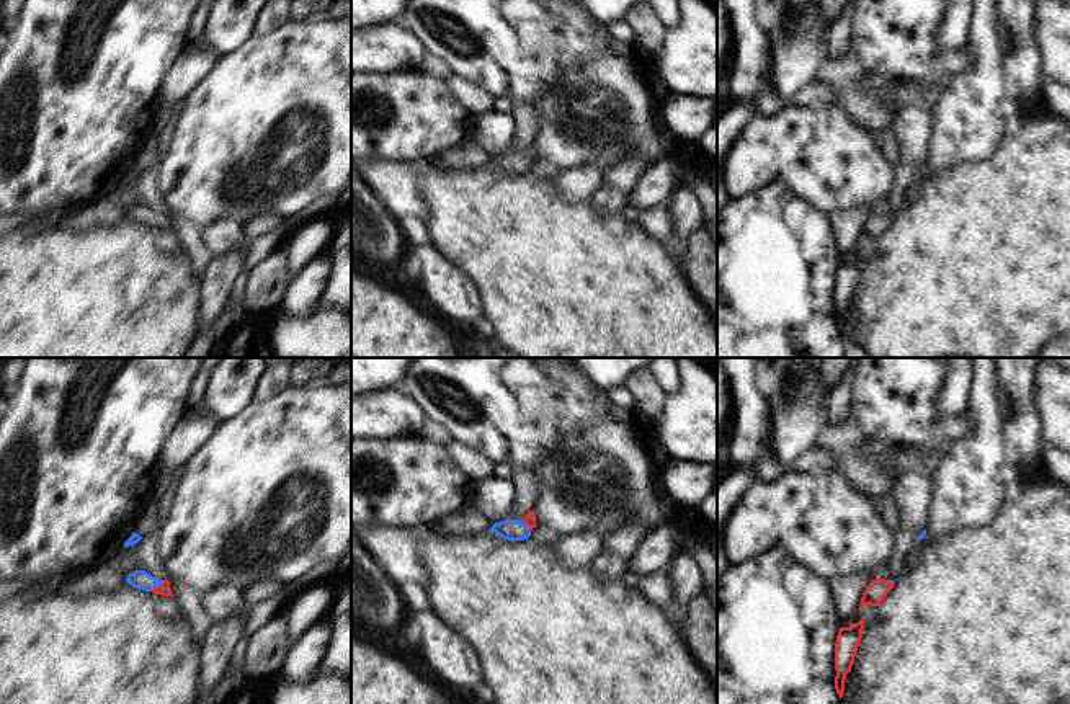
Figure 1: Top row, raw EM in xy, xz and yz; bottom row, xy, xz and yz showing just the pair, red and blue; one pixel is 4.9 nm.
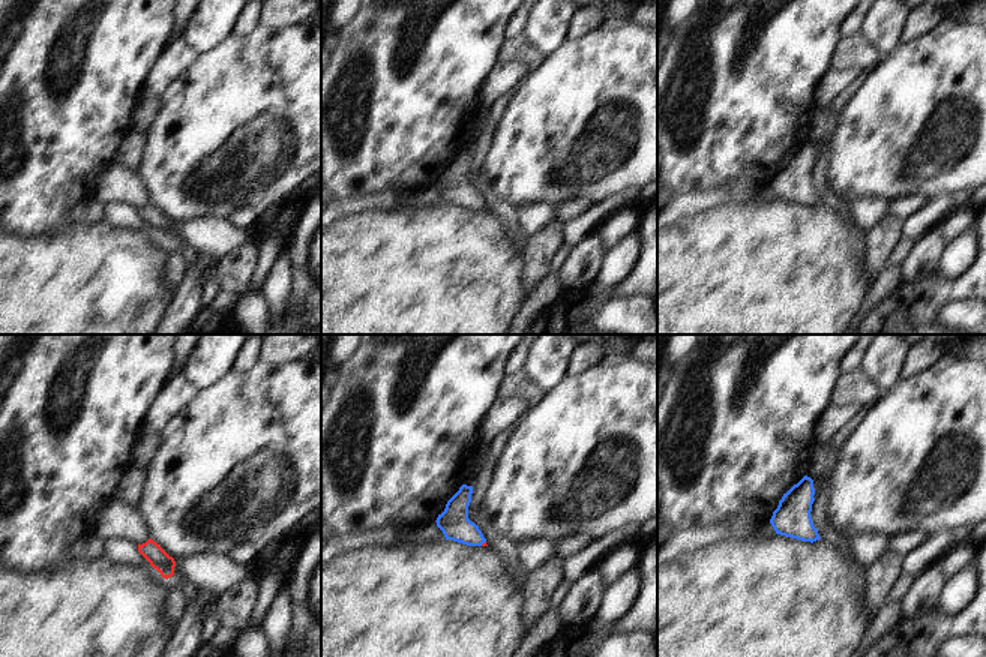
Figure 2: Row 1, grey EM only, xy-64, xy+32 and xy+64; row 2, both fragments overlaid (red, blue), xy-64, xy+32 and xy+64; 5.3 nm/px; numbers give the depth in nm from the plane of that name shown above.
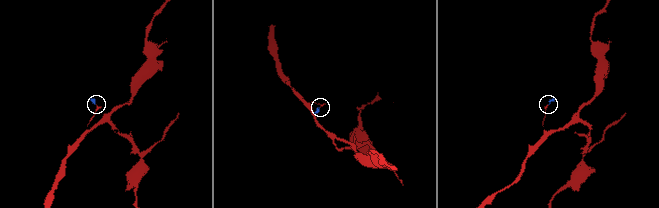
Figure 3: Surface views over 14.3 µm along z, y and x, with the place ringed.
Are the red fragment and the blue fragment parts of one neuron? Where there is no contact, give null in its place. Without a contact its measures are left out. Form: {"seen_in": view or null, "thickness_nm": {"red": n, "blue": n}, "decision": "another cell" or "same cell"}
{"seen_in": "xy", "thickness_nm": {"red": 60, "blue": 90}, "decision": "same cell"}

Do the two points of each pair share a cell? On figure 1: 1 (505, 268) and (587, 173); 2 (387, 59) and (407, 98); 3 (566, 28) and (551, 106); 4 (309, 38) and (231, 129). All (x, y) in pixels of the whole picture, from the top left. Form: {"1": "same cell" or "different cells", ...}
{"1": "different cells", "2": "different cells", "3": "different cells", "4": "same cell"}

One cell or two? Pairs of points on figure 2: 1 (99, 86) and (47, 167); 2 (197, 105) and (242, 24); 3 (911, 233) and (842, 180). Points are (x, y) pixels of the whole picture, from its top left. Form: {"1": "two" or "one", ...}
{"1": "one", "2": "two", "3": "two"}

